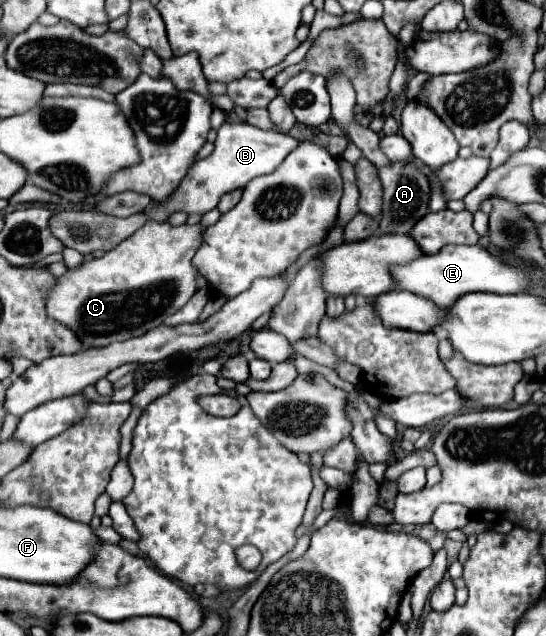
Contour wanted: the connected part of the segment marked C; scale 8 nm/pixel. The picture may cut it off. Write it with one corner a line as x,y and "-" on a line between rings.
168,220
146,222
146,226
136,230
130,238
126,238
114,250
106,252
102,258
86,260
80,268
68,270
64,276
60,276
56,288
48,292
48,316
70,326
82,340
84,348
106,346
114,340
126,340
132,336
140,336
150,328
156,328
158,324
162,324
164,316
178,312
198,290
196,278
200,276
200,272
192,264
192,258
194,252
202,246
202,234
202,224
172,226

